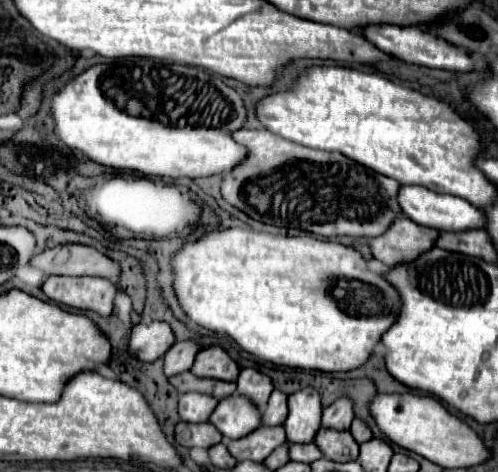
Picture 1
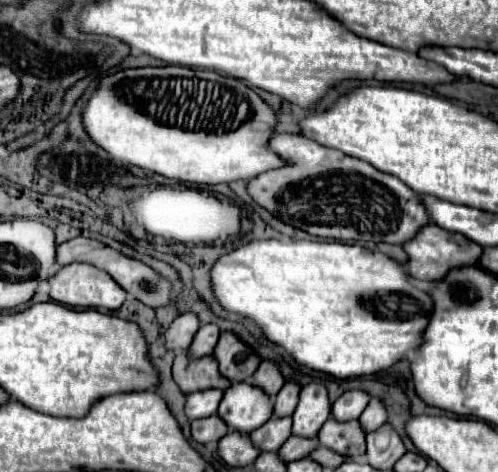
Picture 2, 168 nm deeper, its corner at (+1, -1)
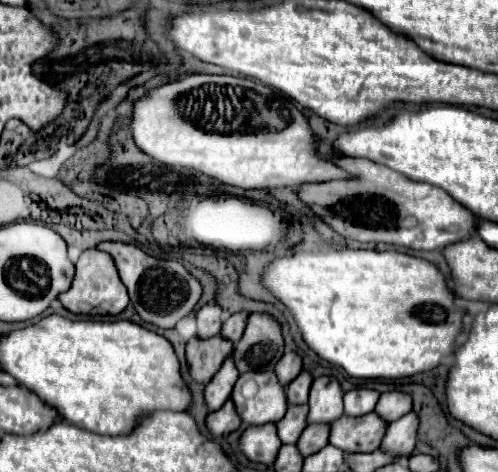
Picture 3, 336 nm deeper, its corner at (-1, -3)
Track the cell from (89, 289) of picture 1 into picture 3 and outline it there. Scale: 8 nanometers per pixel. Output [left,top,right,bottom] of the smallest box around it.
[58,247,130,317]

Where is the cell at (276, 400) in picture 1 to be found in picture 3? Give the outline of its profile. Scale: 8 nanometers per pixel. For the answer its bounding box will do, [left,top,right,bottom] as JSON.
[286,371,312,405]

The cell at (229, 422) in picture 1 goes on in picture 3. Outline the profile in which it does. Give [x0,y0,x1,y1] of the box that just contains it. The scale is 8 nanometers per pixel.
[232,371,286,425]

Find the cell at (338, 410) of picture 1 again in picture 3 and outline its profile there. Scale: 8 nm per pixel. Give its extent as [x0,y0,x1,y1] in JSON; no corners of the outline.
[344,389,380,417]

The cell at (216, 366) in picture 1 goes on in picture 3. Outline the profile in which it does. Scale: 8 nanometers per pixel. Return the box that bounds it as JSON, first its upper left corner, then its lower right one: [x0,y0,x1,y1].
[234,313,284,373]

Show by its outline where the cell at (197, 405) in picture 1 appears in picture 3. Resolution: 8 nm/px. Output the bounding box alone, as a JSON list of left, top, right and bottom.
[204,355,238,411]

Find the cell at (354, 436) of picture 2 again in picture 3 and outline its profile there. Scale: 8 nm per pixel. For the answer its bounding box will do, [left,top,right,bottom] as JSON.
[330,411,388,453]

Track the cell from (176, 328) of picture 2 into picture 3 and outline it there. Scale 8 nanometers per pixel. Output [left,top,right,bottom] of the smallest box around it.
[196,303,222,339]

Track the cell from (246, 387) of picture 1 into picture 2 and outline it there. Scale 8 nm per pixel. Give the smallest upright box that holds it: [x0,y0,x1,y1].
[252,361,284,399]

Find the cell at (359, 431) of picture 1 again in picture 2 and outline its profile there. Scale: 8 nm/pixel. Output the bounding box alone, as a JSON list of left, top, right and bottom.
[358,399,386,433]

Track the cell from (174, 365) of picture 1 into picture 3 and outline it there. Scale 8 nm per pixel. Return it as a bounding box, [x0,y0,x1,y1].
[220,311,248,343]

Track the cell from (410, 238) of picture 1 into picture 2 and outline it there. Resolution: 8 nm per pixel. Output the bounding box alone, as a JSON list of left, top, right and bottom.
[402,223,482,281]

